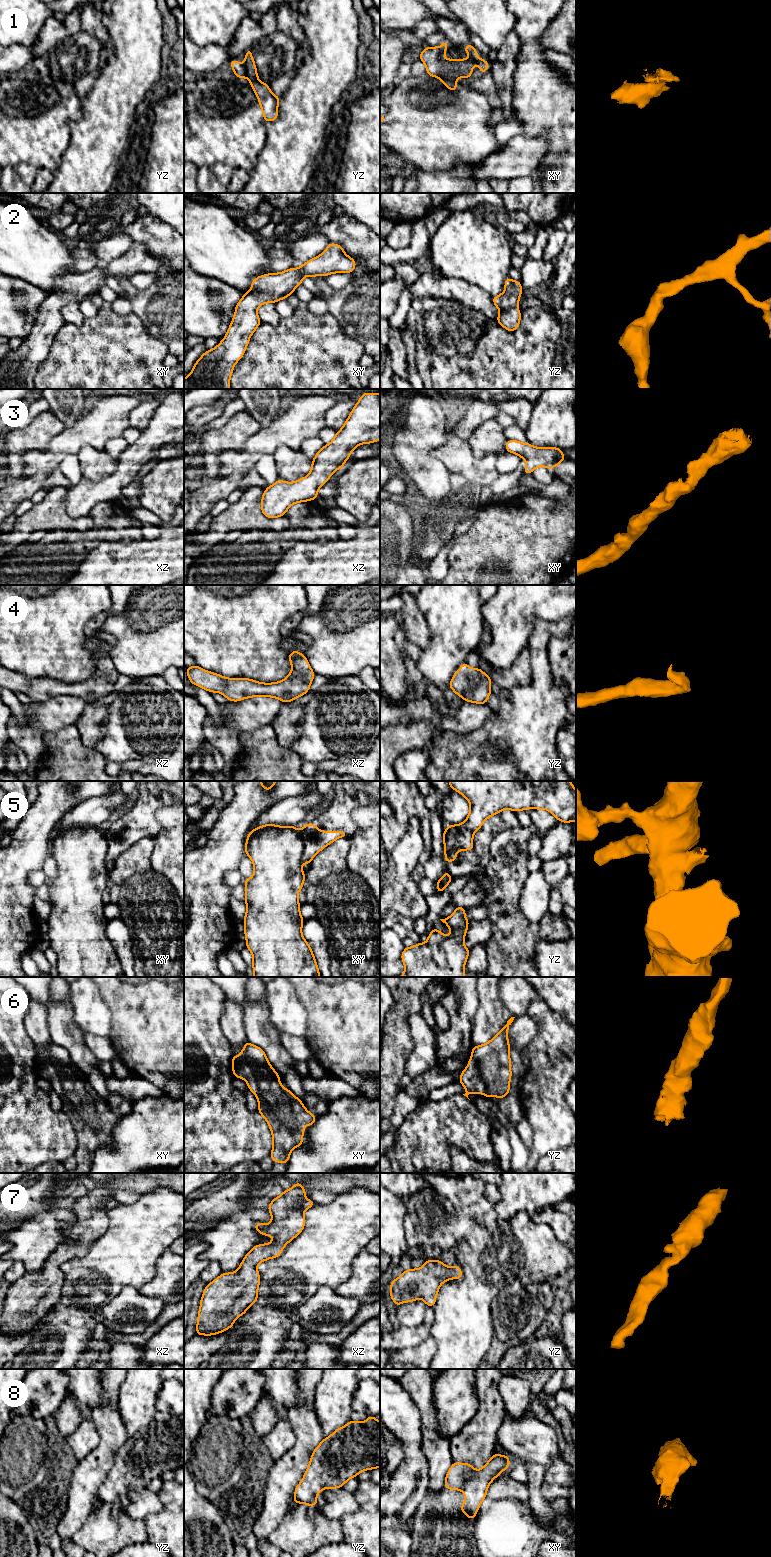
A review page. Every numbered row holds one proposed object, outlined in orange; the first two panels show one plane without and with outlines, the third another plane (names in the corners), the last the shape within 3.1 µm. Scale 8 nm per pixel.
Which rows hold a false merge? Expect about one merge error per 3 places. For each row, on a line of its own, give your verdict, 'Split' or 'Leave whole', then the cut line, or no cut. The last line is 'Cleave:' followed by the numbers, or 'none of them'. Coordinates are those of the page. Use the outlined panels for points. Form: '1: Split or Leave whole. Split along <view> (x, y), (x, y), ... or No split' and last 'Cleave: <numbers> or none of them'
1: Split. Split along xy (436, 77), (455, 81)
2: Leave whole. No split
3: Leave whole. No split
4: Leave whole. No split
5: Split. Split along xy (300, 831), (303, 853)
6: Leave whole. No split
7: Leave whole. No split
8: Leave whole. No split
Cleave: 1, 5

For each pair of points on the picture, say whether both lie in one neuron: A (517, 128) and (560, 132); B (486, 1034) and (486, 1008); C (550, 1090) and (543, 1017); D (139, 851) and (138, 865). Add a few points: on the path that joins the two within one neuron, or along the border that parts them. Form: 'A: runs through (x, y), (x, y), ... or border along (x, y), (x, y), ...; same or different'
A: border along (513, 111), (522, 125), (522, 133); different
B: runs through (486, 1028), (486, 1014); same
C: runs through (550, 1072), (550, 1035); same
D: runs through (139, 854), (138, 862); same

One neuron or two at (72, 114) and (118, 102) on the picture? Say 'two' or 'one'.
two

